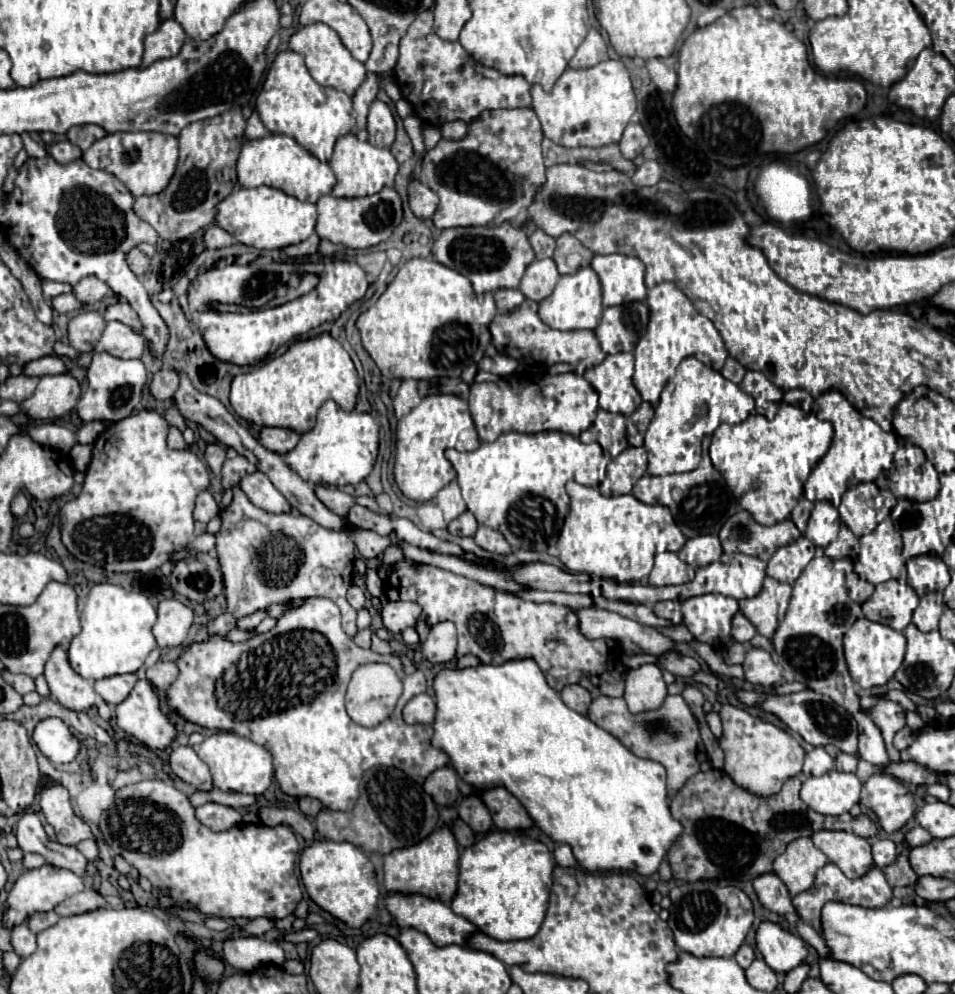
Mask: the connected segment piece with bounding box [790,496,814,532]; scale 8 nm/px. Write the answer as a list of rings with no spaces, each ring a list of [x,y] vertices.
[[[802,496],[802,498],[798,500],[798,504],[796,504],[796,508],[792,510],[790,518],[792,518],[792,522],[798,526],[798,530],[800,530],[800,532],[804,532],[804,530],[806,530],[806,522],[808,522],[808,518],[810,518],[812,508],[814,508],[814,504],[812,504],[808,498],[804,498],[804,496]]]

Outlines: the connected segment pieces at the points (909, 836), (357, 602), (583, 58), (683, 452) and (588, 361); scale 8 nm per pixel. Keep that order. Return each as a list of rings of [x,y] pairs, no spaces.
[[[914,826],[912,830],[906,832],[904,840],[906,840],[906,846],[908,846],[908,848],[916,848],[916,846],[922,846],[922,844],[930,842],[932,836],[930,836],[930,832],[924,830],[922,826]]]
[[[352,584],[352,586],[348,588],[348,594],[346,594],[346,598],[348,598],[348,602],[350,602],[350,604],[352,604],[356,610],[362,610],[362,608],[364,608],[366,596],[364,596],[364,590],[362,590],[360,586]]]
[[[592,28],[588,32],[586,40],[580,44],[578,52],[574,54],[570,66],[572,68],[588,68],[588,66],[594,66],[596,62],[602,62],[606,58],[608,58],[608,54],[606,54],[606,42],[600,36],[600,32]]]
[[[684,358],[674,378],[666,384],[656,414],[646,430],[644,448],[648,452],[648,474],[664,476],[674,472],[690,472],[700,464],[700,444],[722,422],[744,422],[754,410],[752,396],[742,392],[734,382],[726,380],[718,370],[696,358]]]
[[[524,300],[516,310],[498,314],[490,324],[490,332],[492,332],[492,342],[500,354],[516,358],[520,364],[526,366],[536,366],[536,364],[550,366],[550,364],[566,362],[574,366],[576,374],[584,374],[586,368],[596,366],[606,358],[594,330],[572,330],[572,332],[552,330],[540,320],[538,304],[534,300]]]

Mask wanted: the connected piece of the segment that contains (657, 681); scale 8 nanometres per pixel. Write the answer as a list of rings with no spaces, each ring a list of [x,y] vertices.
[[[644,664],[626,674],[624,700],[632,714],[644,710],[656,710],[666,698],[666,684],[662,680],[662,670],[656,664]]]

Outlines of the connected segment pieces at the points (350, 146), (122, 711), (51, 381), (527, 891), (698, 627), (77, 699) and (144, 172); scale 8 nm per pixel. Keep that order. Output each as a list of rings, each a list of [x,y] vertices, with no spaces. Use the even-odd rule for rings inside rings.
[[[354,132],[346,134],[344,138],[340,138],[340,142],[336,142],[334,154],[328,164],[332,166],[332,172],[338,180],[332,190],[332,196],[336,198],[358,198],[376,194],[384,186],[394,186],[394,176],[398,172],[398,162],[388,148],[376,148],[370,142],[360,142]]]
[[[138,680],[130,696],[116,704],[116,724],[148,748],[166,748],[178,736],[174,724],[162,716],[158,696],[148,680]]]
[[[58,374],[40,378],[36,392],[20,404],[20,410],[34,420],[54,420],[70,412],[80,396],[80,384],[76,378]]]
[[[492,830],[460,854],[460,878],[452,910],[490,938],[532,938],[540,930],[546,914],[552,868],[552,854],[542,842],[522,832]]]
[[[702,594],[682,602],[686,628],[696,640],[706,642],[716,650],[726,650],[730,646],[730,624],[736,612],[738,602],[722,594]]]
[[[62,646],[52,650],[46,668],[44,668],[46,682],[50,686],[52,696],[68,710],[88,710],[96,702],[96,692],[90,680],[76,674],[68,662],[68,654]]]
[[[114,132],[96,140],[84,154],[82,160],[90,168],[104,168],[106,172],[120,178],[134,196],[158,194],[164,190],[176,170],[178,162],[178,140],[160,132]],[[102,158],[108,158],[108,164],[102,166]]]

